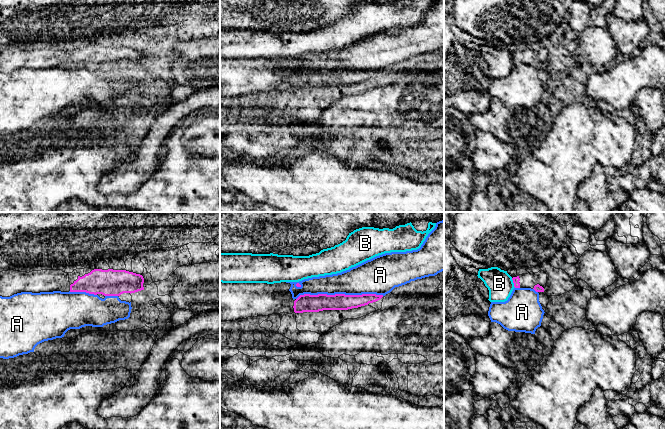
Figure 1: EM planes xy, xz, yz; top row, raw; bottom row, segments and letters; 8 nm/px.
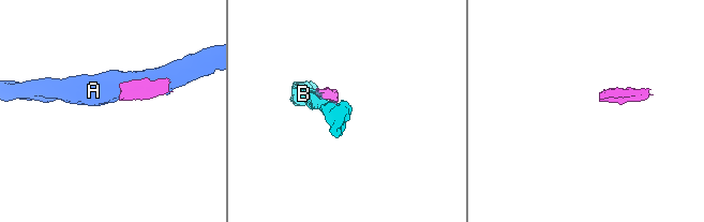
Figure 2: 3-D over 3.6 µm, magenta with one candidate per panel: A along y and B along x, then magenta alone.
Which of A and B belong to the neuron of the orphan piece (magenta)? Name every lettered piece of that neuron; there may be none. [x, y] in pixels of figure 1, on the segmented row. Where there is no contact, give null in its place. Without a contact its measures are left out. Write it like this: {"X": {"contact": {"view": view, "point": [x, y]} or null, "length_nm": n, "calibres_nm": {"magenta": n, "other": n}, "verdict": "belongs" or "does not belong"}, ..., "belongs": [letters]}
{"A": {"contact": {"view": "xz", "point": [339, 294]}, "length_nm": 700, "calibres_nm": {"magenta": 140, "other": 260}, "verdict": "does not belong"}, "B": {"contact": {"view": "yz", "point": [513, 282]}, "length_nm": 90, "calibres_nm": {"magenta": 50, "other": 200}, "verdict": "does not belong"}, "belongs": []}

